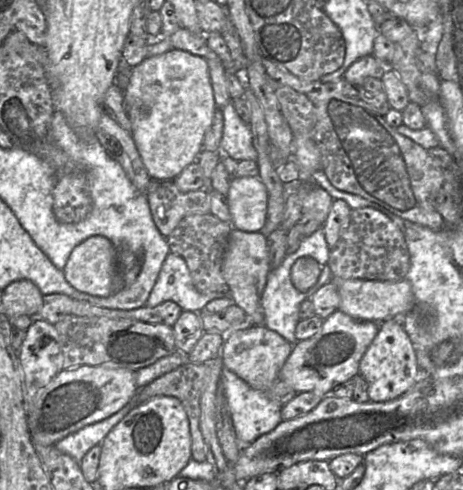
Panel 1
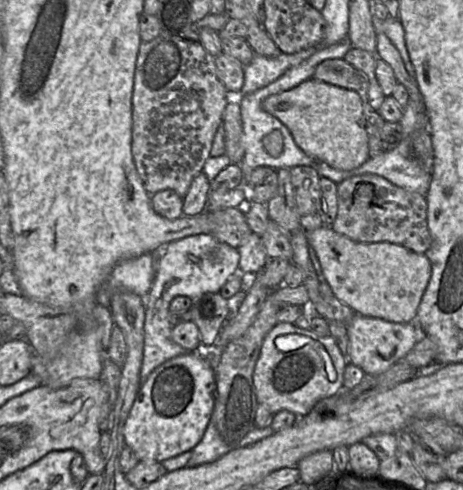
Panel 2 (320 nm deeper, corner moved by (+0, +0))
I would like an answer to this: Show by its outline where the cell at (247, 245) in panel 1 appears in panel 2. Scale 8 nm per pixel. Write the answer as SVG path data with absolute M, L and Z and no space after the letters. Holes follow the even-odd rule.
M277 322L263 340L253 372L258 404L273 414L287 410L303 417L321 399L344 390L343 375L347 363L331 335L319 336L293 324Z

